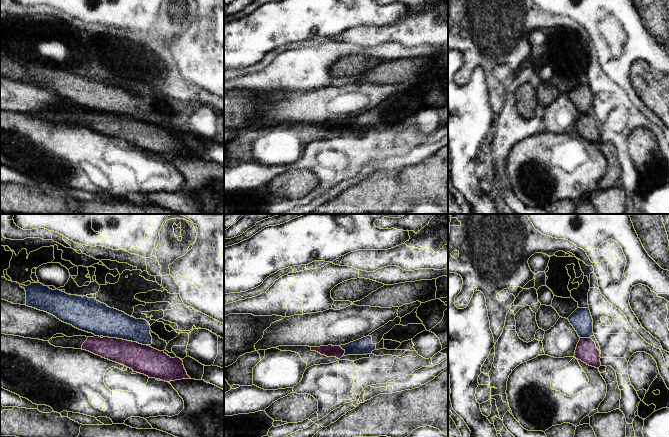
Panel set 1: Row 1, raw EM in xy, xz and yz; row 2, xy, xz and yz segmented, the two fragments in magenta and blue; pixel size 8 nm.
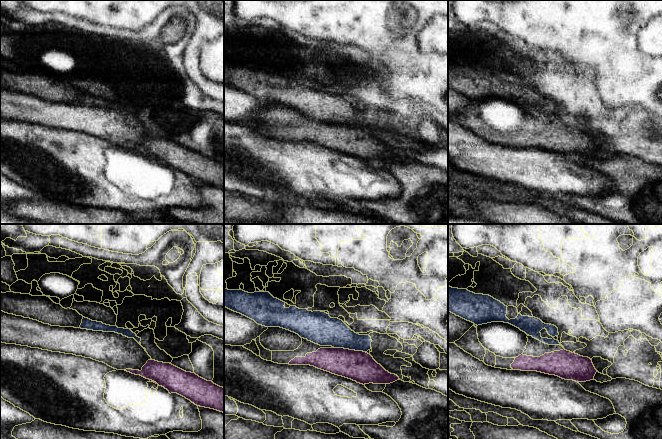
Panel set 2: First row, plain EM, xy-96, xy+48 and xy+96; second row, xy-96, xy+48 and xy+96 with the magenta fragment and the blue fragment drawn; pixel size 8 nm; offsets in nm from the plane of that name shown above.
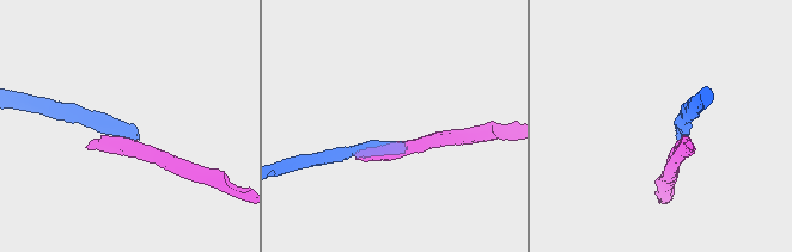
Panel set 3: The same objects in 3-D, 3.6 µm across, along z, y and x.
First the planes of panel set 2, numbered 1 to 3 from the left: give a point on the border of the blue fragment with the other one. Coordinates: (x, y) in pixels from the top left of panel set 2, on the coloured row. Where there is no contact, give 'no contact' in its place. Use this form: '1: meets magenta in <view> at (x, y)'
1: no contact
2: meets magenta in xy+48 at (348, 349)
3: no contact

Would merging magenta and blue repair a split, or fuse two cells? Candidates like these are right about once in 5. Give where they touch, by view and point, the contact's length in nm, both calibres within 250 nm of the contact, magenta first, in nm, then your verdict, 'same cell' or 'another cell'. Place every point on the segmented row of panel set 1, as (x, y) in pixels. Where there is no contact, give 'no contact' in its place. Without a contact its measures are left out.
xy (125, 340) | 360 nm | 240/260 nm | another cell

